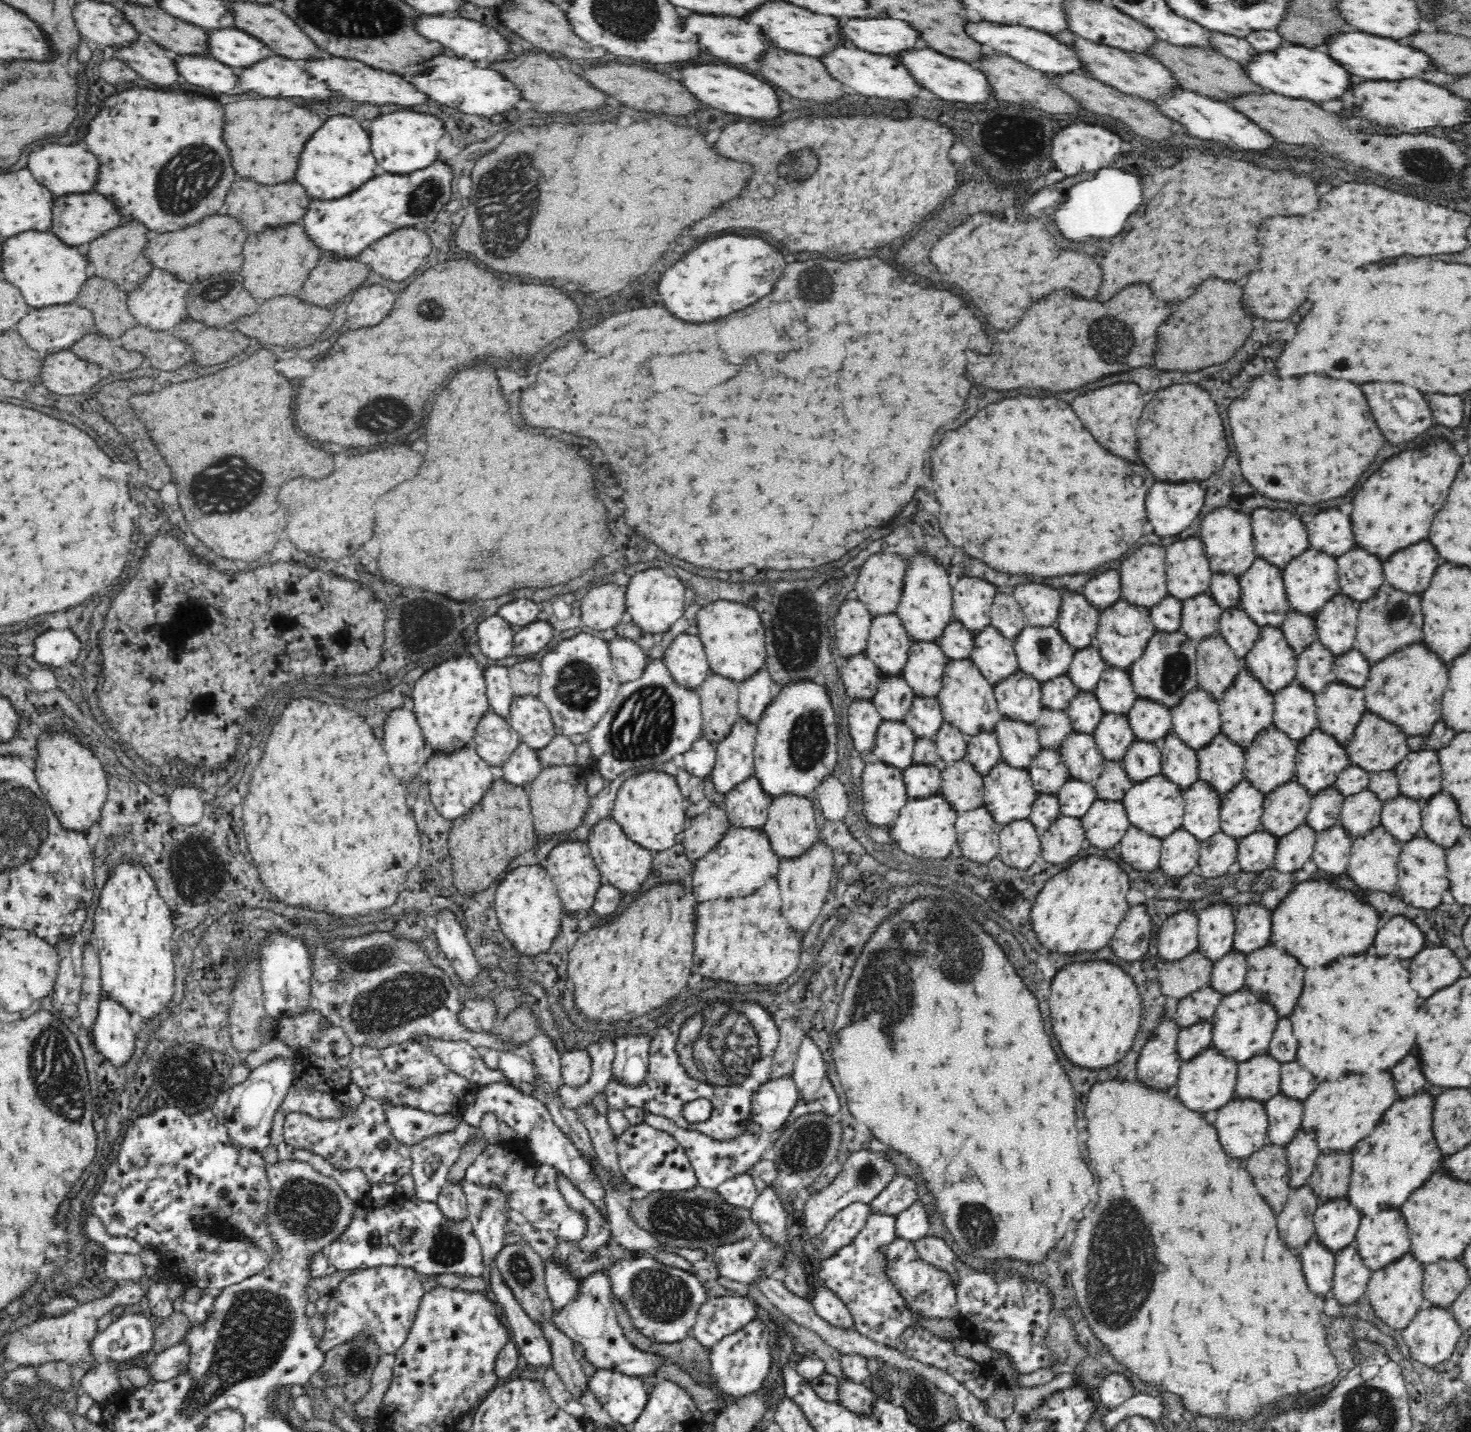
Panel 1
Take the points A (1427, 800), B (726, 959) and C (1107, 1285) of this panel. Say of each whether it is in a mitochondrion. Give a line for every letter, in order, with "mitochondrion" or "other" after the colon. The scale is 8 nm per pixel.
A: other
B: other
C: mitochondrion

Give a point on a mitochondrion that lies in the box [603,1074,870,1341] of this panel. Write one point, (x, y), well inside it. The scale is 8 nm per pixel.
(686, 1218)

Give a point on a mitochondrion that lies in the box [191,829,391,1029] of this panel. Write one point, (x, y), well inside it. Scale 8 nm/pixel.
(202, 881)

